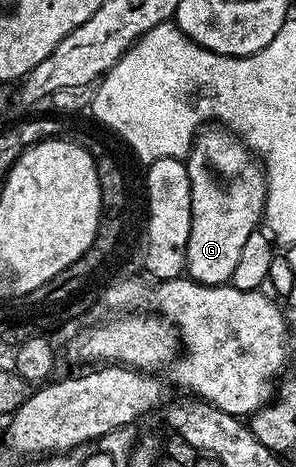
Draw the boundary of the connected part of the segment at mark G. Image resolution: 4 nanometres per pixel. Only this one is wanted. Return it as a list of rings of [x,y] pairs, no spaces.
[[[207,126],[196,135],[195,141],[191,143],[191,153],[185,158],[187,173],[189,174],[189,190],[191,191],[191,225],[189,226],[189,242],[187,243],[187,266],[186,275],[196,280],[199,284],[226,284],[230,281],[233,270],[237,266],[237,258],[241,254],[245,241],[249,234],[253,234],[260,227],[263,220],[263,207],[267,197],[267,174],[263,170],[262,163],[257,159],[254,152],[235,135],[229,128],[222,126]]]

